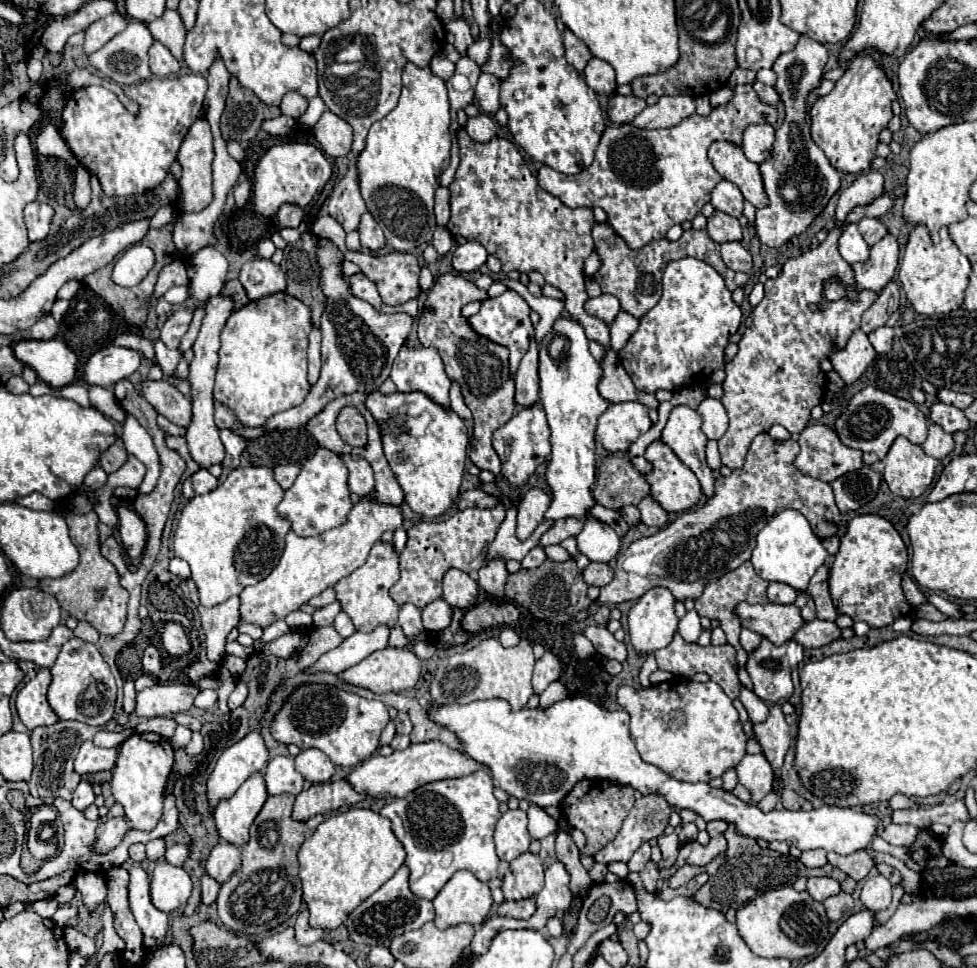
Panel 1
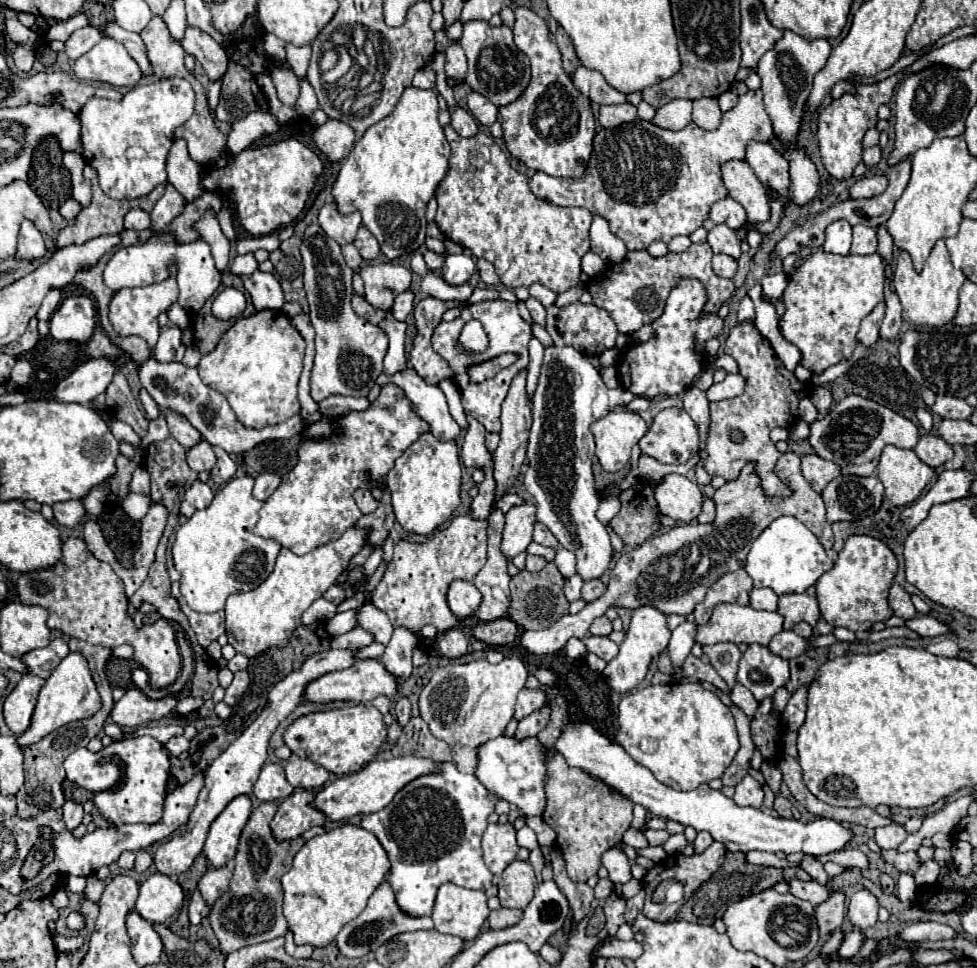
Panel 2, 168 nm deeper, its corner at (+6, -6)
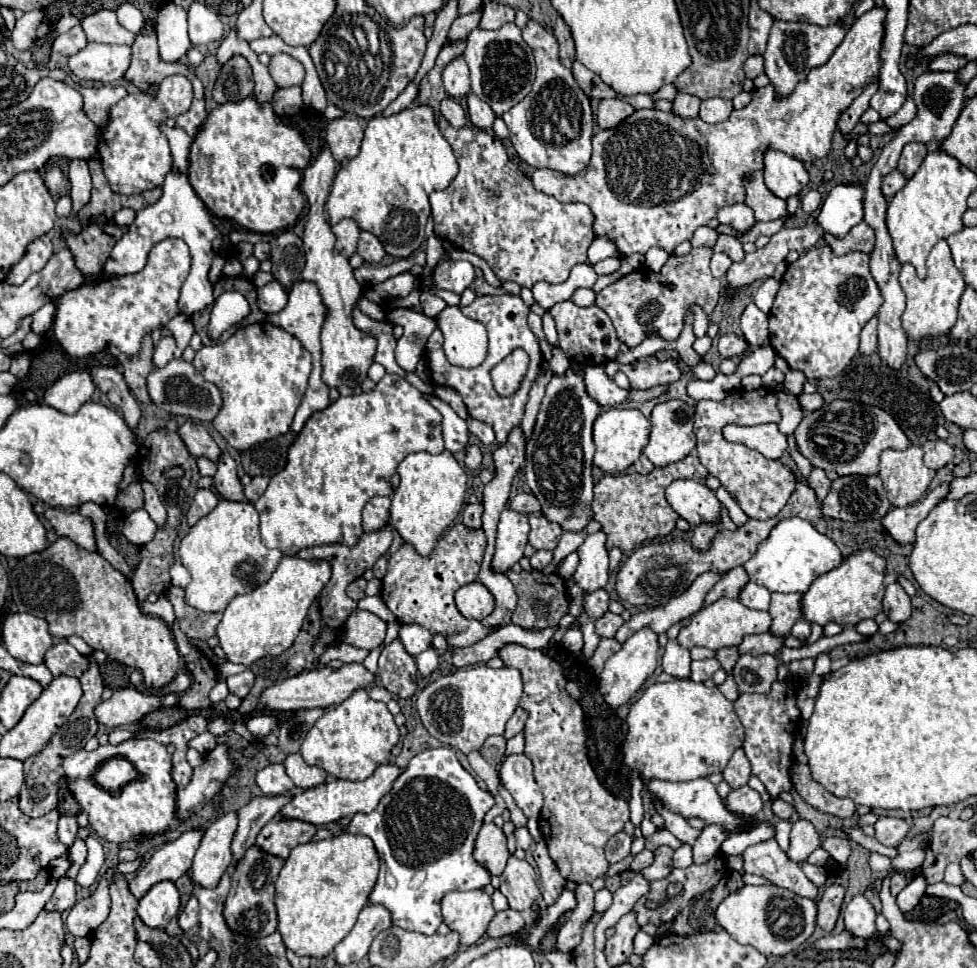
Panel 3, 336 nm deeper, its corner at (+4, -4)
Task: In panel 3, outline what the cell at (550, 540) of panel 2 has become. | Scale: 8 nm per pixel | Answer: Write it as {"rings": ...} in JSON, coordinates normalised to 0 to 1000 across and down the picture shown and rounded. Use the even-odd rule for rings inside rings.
{"rings":[[[541,533],[541,562],[548,568],[568,568],[572,562],[572,556],[576,552],[576,545],[570,545],[564,537],[558,537],[558,533]]]}

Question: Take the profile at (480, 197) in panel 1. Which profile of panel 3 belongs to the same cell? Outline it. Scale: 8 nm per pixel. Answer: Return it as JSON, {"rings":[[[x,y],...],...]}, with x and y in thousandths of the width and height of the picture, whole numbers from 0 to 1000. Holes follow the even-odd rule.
{"rings":[[[453,122],[449,134],[470,167],[466,186],[455,196],[439,200],[445,242],[451,248],[492,264],[513,291],[523,289],[537,298],[554,289],[574,293],[589,273],[601,271],[601,256],[609,242],[607,223],[599,211],[576,211],[550,198],[521,165],[513,145],[498,134],[484,132],[484,128],[464,132]]]}

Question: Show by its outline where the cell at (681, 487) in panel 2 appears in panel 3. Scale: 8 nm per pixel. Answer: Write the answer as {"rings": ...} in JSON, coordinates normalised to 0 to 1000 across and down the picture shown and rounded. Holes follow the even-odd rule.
{"rings":[[[691,496],[683,504],[683,519],[707,543],[724,541],[724,539],[738,539],[738,519],[732,514],[732,508],[726,506],[722,500],[715,500],[711,496]]]}

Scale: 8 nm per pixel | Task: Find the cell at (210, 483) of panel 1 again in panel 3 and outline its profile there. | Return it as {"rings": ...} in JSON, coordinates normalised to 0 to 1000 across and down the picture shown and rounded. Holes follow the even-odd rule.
{"rings":[[[204,506],[195,519],[195,525],[191,529],[191,539],[193,543],[202,541],[204,535],[212,533],[224,519],[224,512],[218,508],[218,506]]]}

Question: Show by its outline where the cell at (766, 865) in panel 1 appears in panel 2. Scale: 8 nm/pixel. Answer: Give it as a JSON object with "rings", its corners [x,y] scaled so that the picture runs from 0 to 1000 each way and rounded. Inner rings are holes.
{"rings":[[[744,880],[740,895],[722,913],[718,913],[715,919],[697,936],[695,946],[701,948],[703,952],[726,955],[728,957],[732,952],[732,942],[734,942],[734,946],[740,946],[740,942],[744,940],[744,936],[748,932],[754,932],[754,930],[765,928],[769,924],[787,919],[787,917],[791,917],[793,913],[797,913],[801,909],[803,909],[803,905],[801,905],[801,899],[799,897],[773,895],[773,893],[767,893],[763,888],[763,882],[760,880]]]}

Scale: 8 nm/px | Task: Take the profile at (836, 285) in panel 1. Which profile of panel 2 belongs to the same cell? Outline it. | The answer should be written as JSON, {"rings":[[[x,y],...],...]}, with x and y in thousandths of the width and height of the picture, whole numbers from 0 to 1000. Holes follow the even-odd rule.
{"rings":[[[838,258],[810,283],[801,302],[806,322],[797,333],[797,341],[820,362],[822,378],[842,384],[846,378],[873,366],[879,335],[904,310],[904,300],[906,275],[898,260],[887,264],[857,264]]]}

